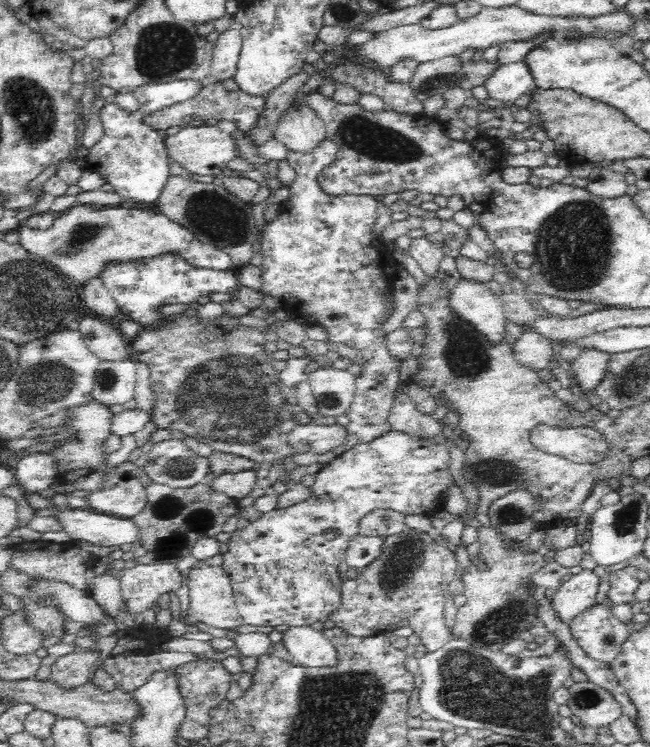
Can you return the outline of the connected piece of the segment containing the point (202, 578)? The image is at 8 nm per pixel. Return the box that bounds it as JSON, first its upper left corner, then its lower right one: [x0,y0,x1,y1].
[187,564,243,630]

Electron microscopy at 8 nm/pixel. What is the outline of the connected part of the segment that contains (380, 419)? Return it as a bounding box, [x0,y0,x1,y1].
[260,140,402,455]

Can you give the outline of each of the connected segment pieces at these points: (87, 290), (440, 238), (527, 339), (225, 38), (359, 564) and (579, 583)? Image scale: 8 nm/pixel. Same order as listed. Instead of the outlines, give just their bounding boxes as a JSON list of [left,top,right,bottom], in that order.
[[81,279,122,321],[414,219,470,259],[511,331,556,371],[210,28,244,81],[343,535,386,572],[551,569,600,623]]

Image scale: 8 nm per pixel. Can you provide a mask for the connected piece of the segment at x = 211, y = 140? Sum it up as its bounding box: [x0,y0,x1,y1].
[165,125,236,177]

